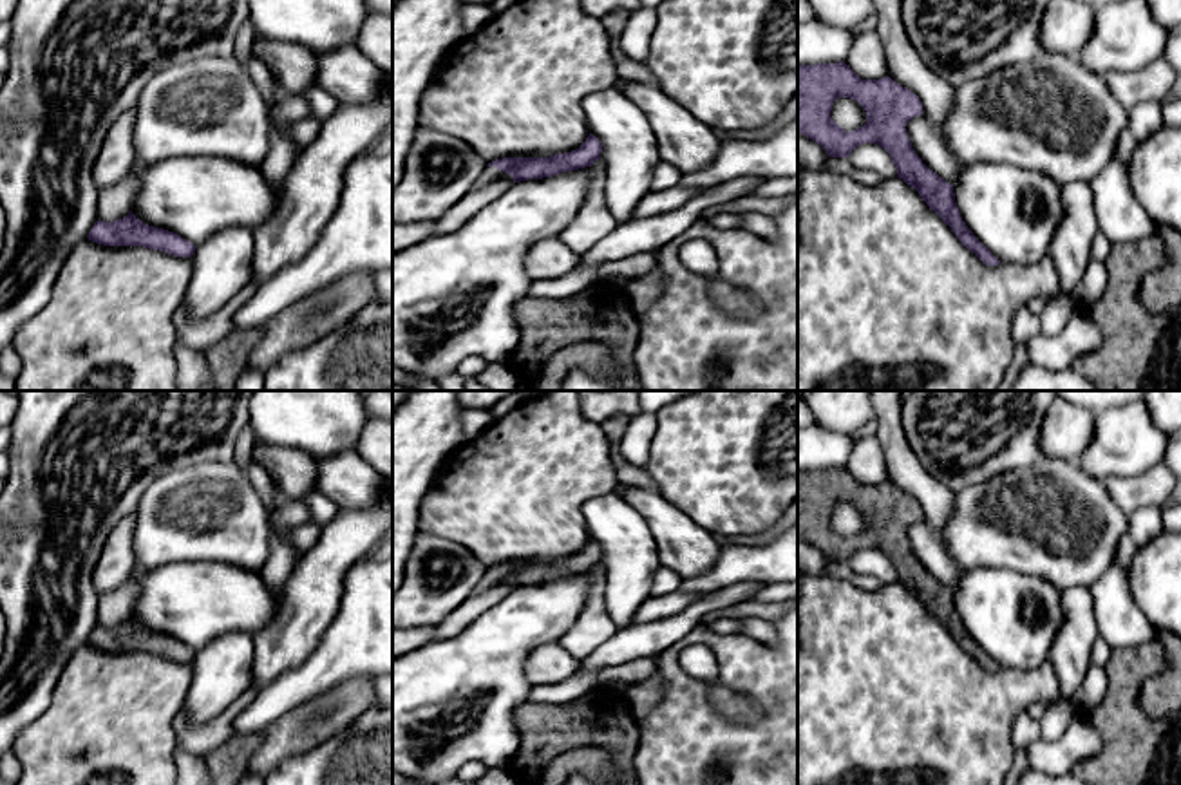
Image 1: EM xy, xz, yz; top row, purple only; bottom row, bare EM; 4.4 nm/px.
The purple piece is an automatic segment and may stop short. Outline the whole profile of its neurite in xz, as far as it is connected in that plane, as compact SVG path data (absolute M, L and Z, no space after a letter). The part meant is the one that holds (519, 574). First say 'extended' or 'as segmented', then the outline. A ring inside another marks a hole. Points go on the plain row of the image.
extended; M590 539L586 546L564 559L555 559L550 563L503 563L487 570L479 586L474 593L479 593L501 581L510 581L514 588L528 586L528 584L543 584L552 582L561 577L572 577L579 573L591 572L600 564L602 550L599 543Z

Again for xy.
as segmented; M132 615L118 626L96 626L87 642L103 651L143 651L183 664L192 662L197 653L174 637L145 629Z

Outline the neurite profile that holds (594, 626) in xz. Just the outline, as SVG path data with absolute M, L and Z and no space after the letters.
M595 566L591 570L591 584L581 615L559 640L559 644L579 662L591 655L619 629L604 606L604 584L602 568Z

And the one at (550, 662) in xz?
M548 642L528 655L524 671L532 686L552 686L573 676L579 666L581 662L559 642Z

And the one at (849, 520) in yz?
M837 503L830 523L846 537L861 534L866 528L866 515L850 503Z

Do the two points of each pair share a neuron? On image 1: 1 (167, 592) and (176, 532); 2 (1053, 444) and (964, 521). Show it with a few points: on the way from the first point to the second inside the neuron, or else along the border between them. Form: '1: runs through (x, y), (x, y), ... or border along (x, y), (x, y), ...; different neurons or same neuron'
1: border along (216, 563), (170, 561), (141, 570); different neurons
2: border along (1044, 454), (1077, 462); different neurons

